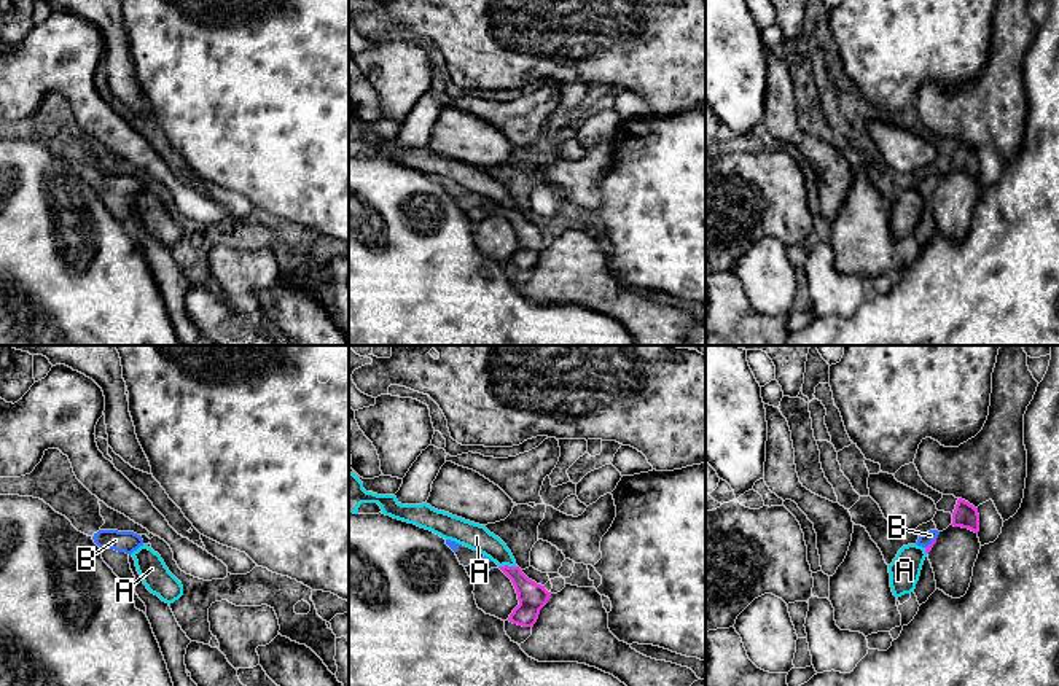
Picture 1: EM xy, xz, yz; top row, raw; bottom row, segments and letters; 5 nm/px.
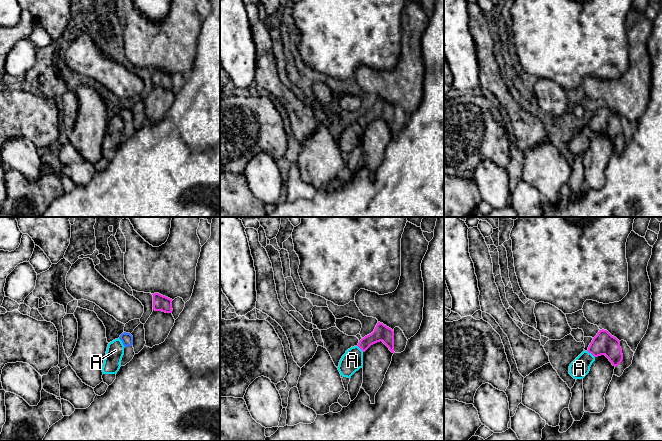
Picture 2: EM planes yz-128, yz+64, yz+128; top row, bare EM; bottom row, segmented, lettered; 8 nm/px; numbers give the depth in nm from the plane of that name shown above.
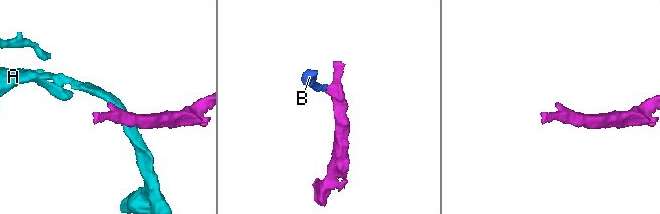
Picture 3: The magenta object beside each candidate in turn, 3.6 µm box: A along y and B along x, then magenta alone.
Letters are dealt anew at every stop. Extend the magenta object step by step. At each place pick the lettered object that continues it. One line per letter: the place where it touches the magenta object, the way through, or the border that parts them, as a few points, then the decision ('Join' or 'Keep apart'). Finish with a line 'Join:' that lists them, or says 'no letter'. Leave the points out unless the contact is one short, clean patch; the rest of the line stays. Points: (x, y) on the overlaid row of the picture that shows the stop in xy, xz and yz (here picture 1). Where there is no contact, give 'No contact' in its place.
A: Touches magenta at xz (507, 565). Keep apart
B: Touches magenta at yz (932, 543). Path across: yz (929, 548), (932, 543), (927, 538). Join
Join: B

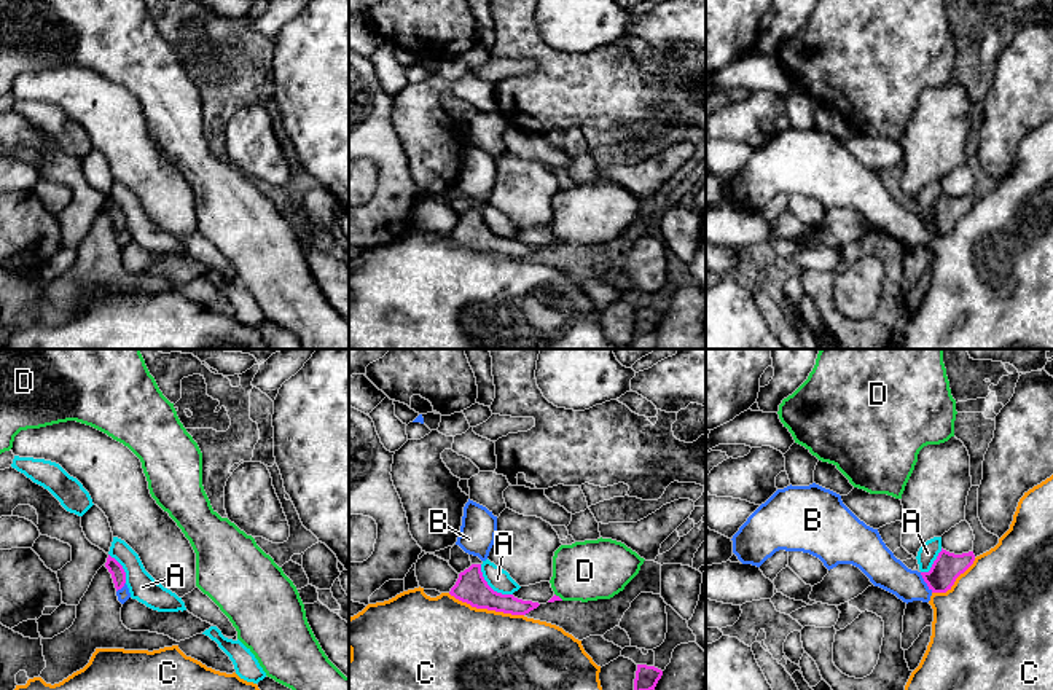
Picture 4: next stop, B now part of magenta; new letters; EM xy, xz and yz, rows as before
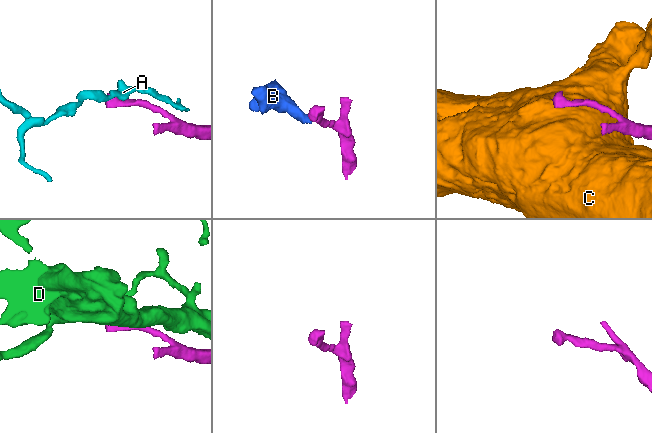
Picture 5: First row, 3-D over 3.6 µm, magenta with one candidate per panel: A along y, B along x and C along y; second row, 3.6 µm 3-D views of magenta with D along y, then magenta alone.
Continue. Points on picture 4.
A: Touches magenta at xz (489, 587). Boundary: xz (480, 564), (483, 579), (494, 590), (512, 595). Keep apart
B: Touches magenta at yz (924, 580). Boundary: yz (919, 572), (932, 591). Keep apart
C: Touches magenta at xz (486, 607). Keep apart
D: Touches magenta at xz (558, 596). Keep apart
Join: no letter

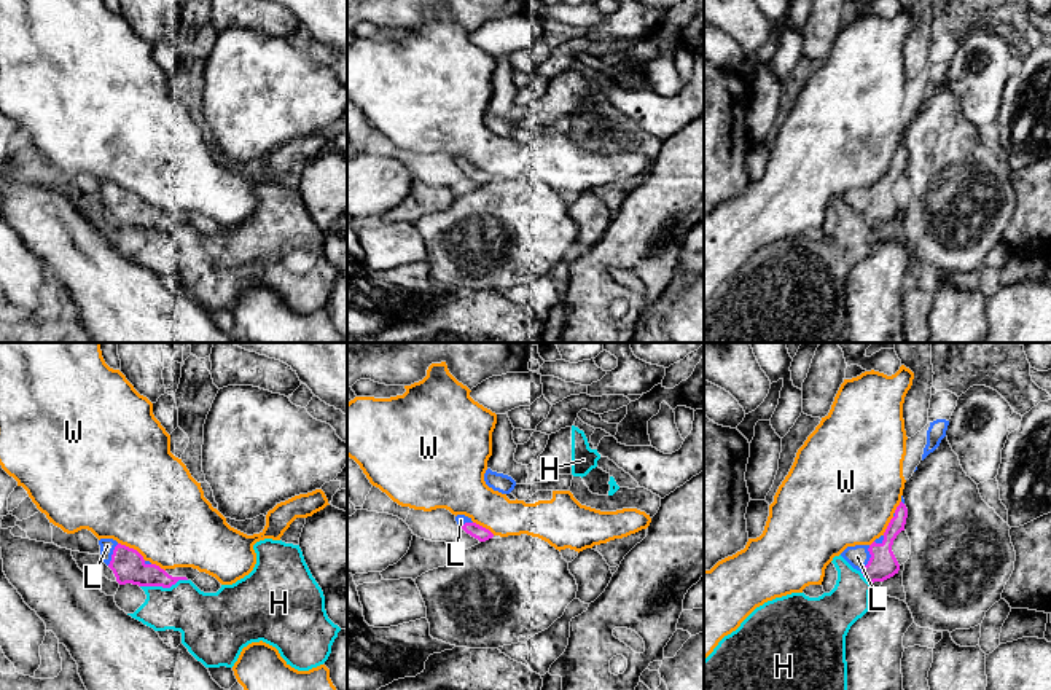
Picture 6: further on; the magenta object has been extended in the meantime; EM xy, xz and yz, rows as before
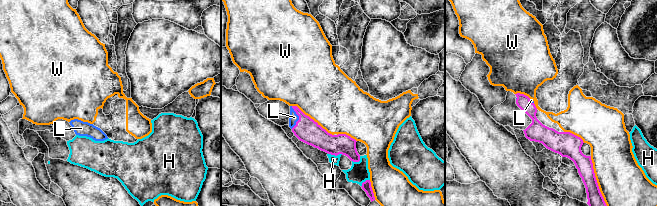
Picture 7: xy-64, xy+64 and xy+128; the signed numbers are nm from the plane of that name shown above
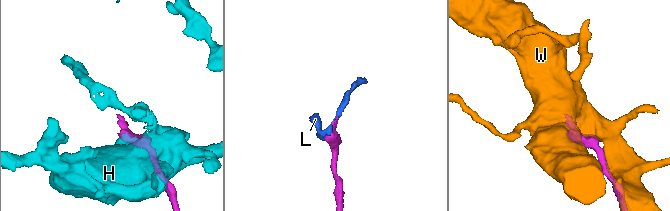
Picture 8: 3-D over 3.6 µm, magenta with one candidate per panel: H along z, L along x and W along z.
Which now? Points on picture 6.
H: Touches magenta at xy (163, 587). Keep apart
L: Touches magenta at yz (870, 558). Join
W: Touches magenta at xy (132, 548). Keep apart
Join: L

